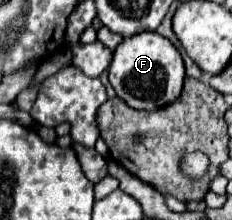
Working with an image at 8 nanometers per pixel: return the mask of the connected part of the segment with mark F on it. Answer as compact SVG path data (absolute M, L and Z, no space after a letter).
M143 32L143 34L135 34L135 38L125 38L115 48L113 60L109 66L109 82L115 88L117 96L137 110L155 110L179 98L181 88L183 88L183 78L185 78L185 66L183 66L183 58L179 50L159 32Z

